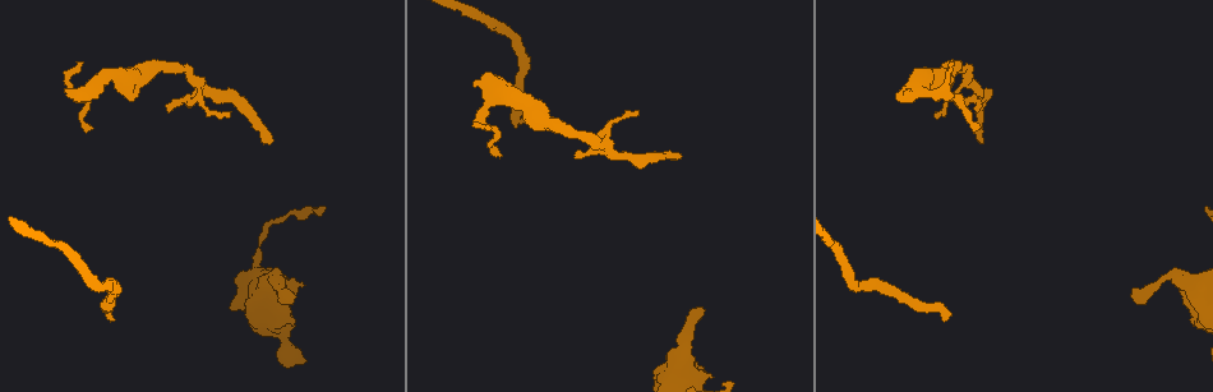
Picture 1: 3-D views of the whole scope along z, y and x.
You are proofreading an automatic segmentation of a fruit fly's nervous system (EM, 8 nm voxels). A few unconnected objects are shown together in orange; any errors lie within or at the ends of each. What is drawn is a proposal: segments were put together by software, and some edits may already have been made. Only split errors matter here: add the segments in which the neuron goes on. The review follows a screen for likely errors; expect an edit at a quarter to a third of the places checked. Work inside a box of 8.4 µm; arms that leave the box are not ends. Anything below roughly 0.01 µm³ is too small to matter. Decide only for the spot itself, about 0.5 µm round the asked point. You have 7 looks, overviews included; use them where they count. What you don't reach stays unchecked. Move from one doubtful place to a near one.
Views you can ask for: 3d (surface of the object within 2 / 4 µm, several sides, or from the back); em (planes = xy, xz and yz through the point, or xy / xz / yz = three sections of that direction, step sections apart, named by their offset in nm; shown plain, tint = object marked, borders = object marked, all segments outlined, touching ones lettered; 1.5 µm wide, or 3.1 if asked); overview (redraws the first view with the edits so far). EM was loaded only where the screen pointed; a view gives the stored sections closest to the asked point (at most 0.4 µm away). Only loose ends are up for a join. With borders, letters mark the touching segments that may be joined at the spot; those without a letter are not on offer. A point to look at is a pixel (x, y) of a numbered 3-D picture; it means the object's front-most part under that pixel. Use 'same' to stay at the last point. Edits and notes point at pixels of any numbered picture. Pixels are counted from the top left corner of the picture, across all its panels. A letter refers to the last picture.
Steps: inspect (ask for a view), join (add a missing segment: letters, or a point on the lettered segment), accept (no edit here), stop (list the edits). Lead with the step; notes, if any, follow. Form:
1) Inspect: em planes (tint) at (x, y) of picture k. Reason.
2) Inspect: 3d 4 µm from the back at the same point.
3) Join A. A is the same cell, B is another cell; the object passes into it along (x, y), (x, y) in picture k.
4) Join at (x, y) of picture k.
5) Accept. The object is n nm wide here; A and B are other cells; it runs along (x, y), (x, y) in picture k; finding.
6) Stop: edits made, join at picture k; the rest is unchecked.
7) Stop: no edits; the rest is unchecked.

Inspect: em xz step 4 (borders) at (111, 321) of picture 1. Free end.

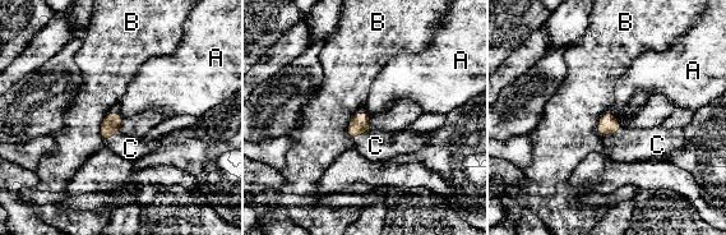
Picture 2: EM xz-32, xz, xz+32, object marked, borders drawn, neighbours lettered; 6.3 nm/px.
Inspect: em xy step 8 (borders) at the same point.

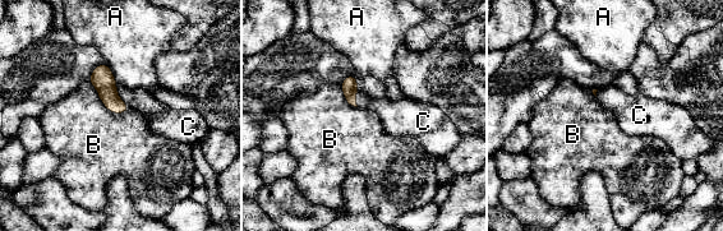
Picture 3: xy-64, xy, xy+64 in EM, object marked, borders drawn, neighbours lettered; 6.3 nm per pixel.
Join C. C is the same cell, A and B are other cells; the object passes into it along (349, 86), (355, 98), (391, 114) in picture 3; the neuron continues.

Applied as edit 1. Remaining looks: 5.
Inspect: overview.

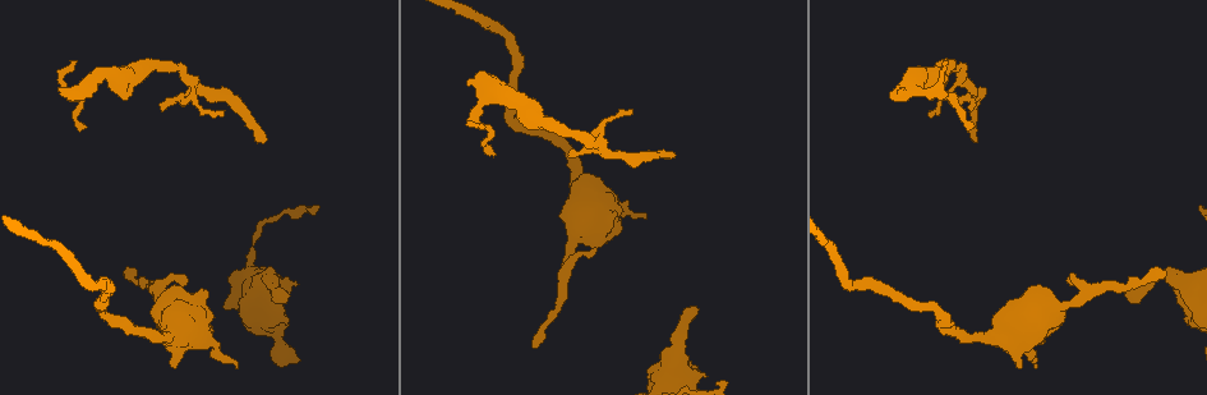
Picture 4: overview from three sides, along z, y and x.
Inspect: 3d 2 µm from the back at (288, 295) of picture 4. Free end.

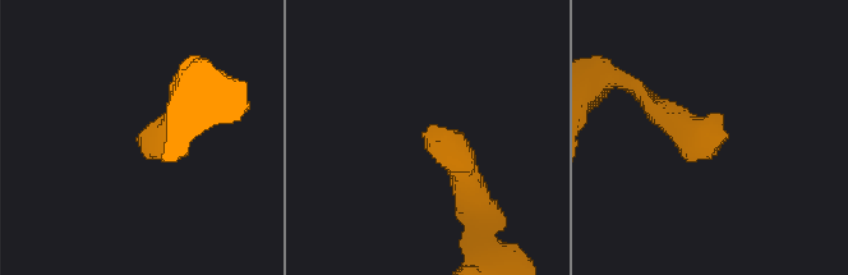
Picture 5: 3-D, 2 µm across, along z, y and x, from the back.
Inspect: em planes (borders) at (137, 140) of picture 5.

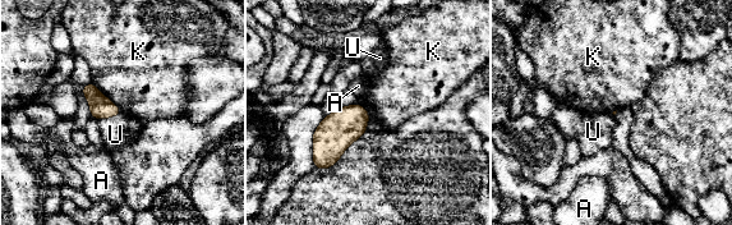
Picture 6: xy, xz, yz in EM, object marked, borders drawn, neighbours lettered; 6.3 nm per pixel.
Join U. U is the same cell, A and K are other cells; the neuron continues.

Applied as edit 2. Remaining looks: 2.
Stop: edits made, join at picture 3, join at picture 6; the rest is unchecked.

